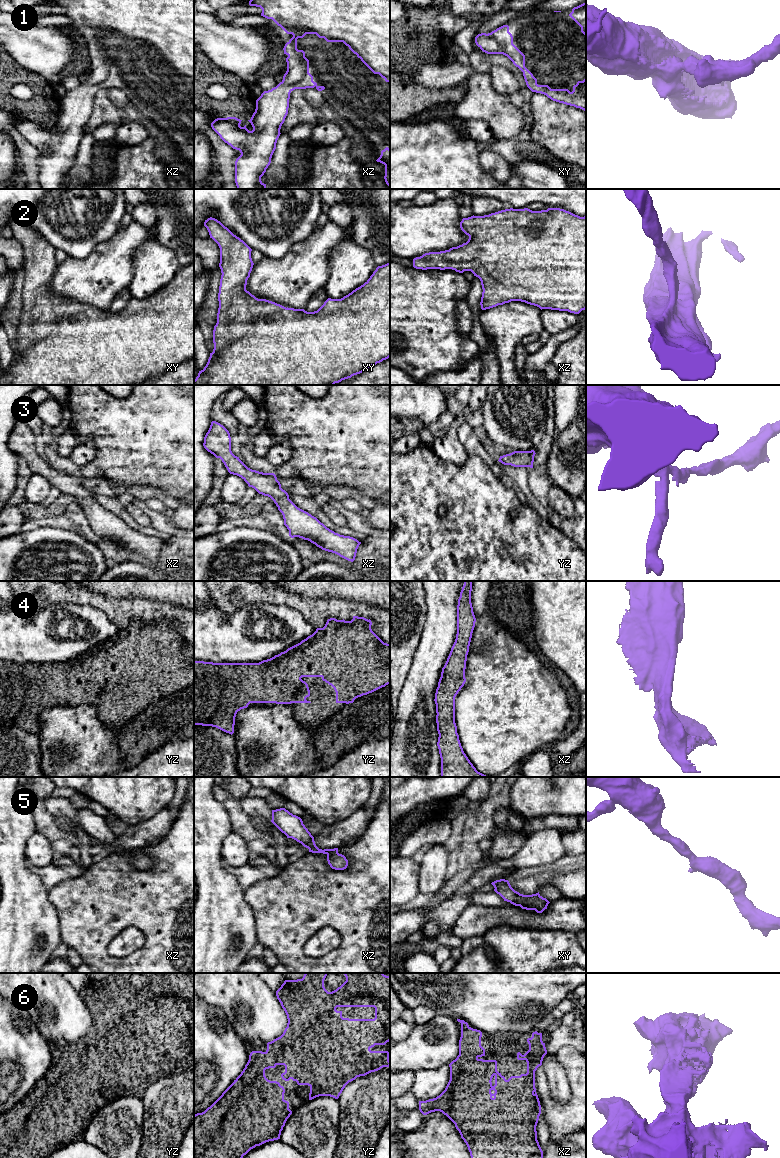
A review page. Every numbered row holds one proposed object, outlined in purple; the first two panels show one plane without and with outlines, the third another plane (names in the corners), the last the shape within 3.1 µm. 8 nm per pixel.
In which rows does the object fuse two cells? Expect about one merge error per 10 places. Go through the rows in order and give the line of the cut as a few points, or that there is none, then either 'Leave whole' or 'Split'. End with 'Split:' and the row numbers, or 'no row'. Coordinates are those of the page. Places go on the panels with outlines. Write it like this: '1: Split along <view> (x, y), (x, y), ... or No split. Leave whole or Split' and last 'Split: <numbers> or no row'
1: No split. Leave whole
2: No split. Leave whole
3: No split. Leave whole
4: No split. Leave whole
5: No split. Leave whole
6: No split. Leave whole
Split: no row

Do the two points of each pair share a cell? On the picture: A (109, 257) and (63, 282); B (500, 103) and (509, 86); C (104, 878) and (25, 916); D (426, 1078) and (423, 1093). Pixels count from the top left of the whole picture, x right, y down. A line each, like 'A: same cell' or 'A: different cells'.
A: same cell
B: different cells
C: different cells
D: same cell

